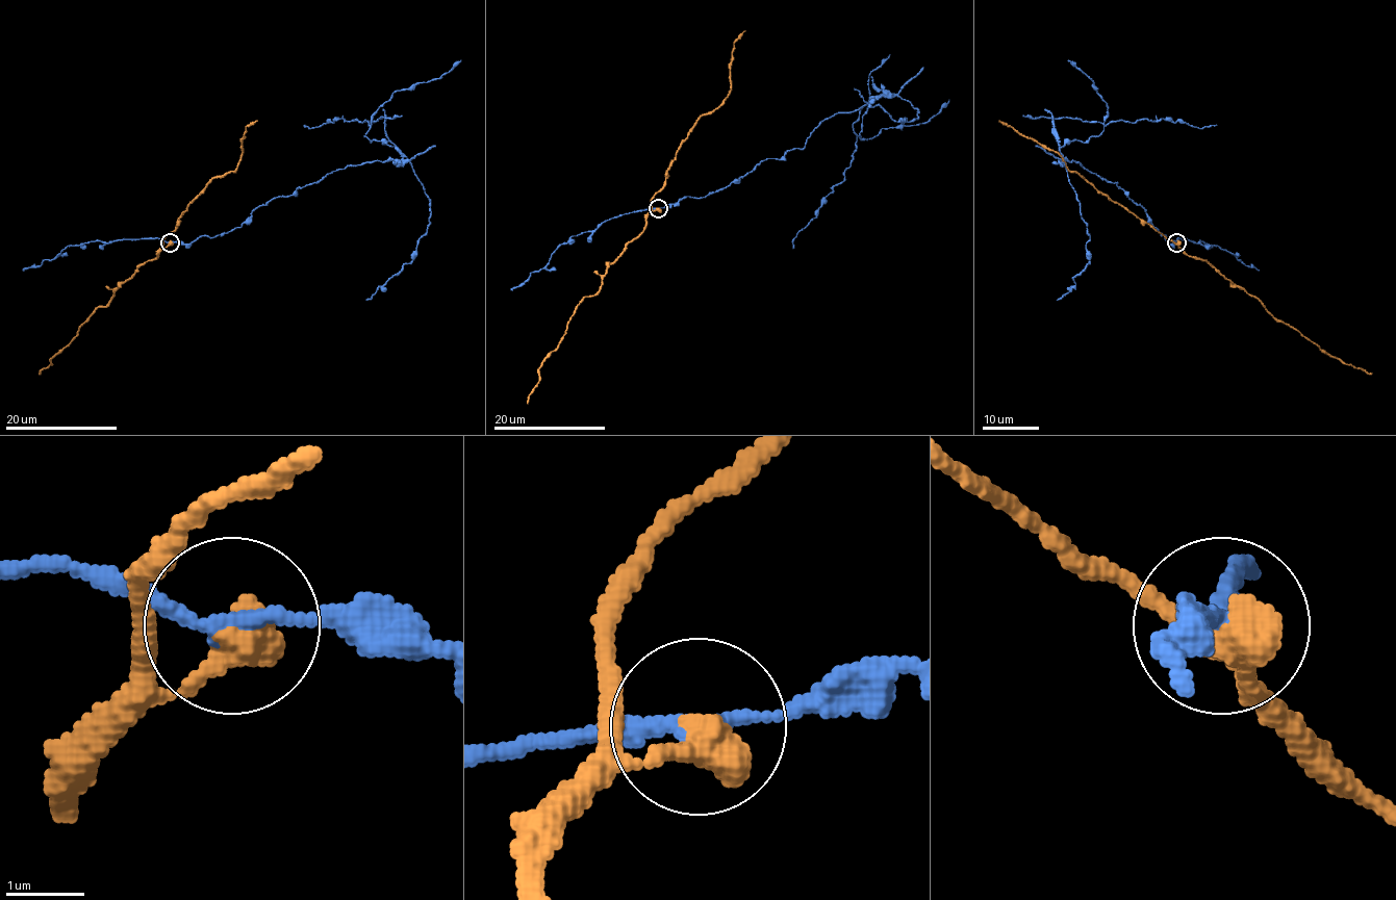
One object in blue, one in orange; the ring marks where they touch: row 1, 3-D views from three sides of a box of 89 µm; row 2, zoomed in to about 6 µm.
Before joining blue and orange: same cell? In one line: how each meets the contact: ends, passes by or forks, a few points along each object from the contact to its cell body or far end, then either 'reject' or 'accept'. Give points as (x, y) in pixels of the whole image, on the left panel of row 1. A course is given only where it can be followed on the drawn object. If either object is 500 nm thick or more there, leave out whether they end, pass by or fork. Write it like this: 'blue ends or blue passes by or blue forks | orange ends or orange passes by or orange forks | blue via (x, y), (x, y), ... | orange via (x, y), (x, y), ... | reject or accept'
blue via (170, 242), (229, 233), (274, 198), (335, 170), (401, 158), (392, 146), (364, 136), (367, 122), (306, 125) | orange via (170, 242), (157, 257), (143, 262), (118, 287), (113, 298), (85, 319), (70, 342), (39, 374) | reject

